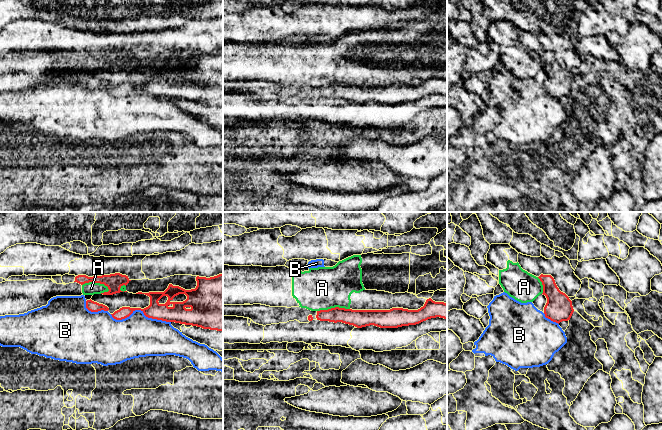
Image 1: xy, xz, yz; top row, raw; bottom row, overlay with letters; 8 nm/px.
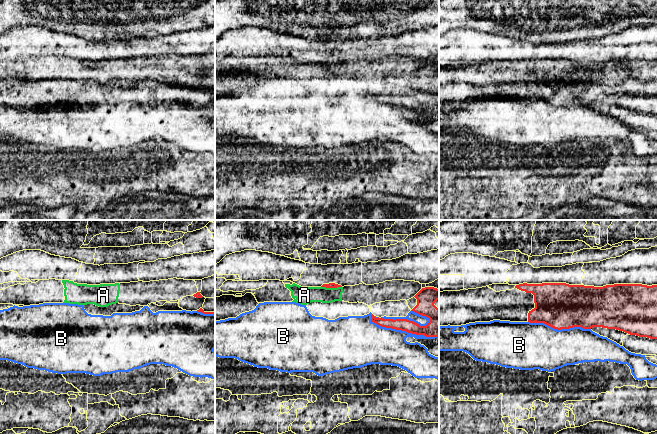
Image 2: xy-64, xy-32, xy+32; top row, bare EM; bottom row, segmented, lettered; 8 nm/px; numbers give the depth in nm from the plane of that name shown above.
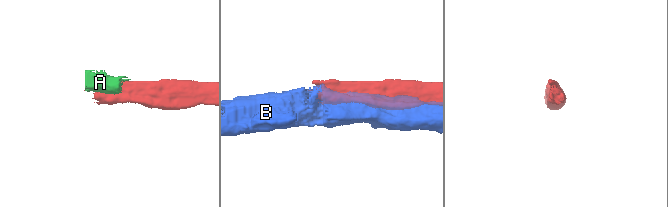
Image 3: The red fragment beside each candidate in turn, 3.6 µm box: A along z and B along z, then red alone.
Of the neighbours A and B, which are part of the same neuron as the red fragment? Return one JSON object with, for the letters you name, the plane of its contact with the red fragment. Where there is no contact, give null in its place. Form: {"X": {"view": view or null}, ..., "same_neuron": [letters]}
{"same_neuron": []}

